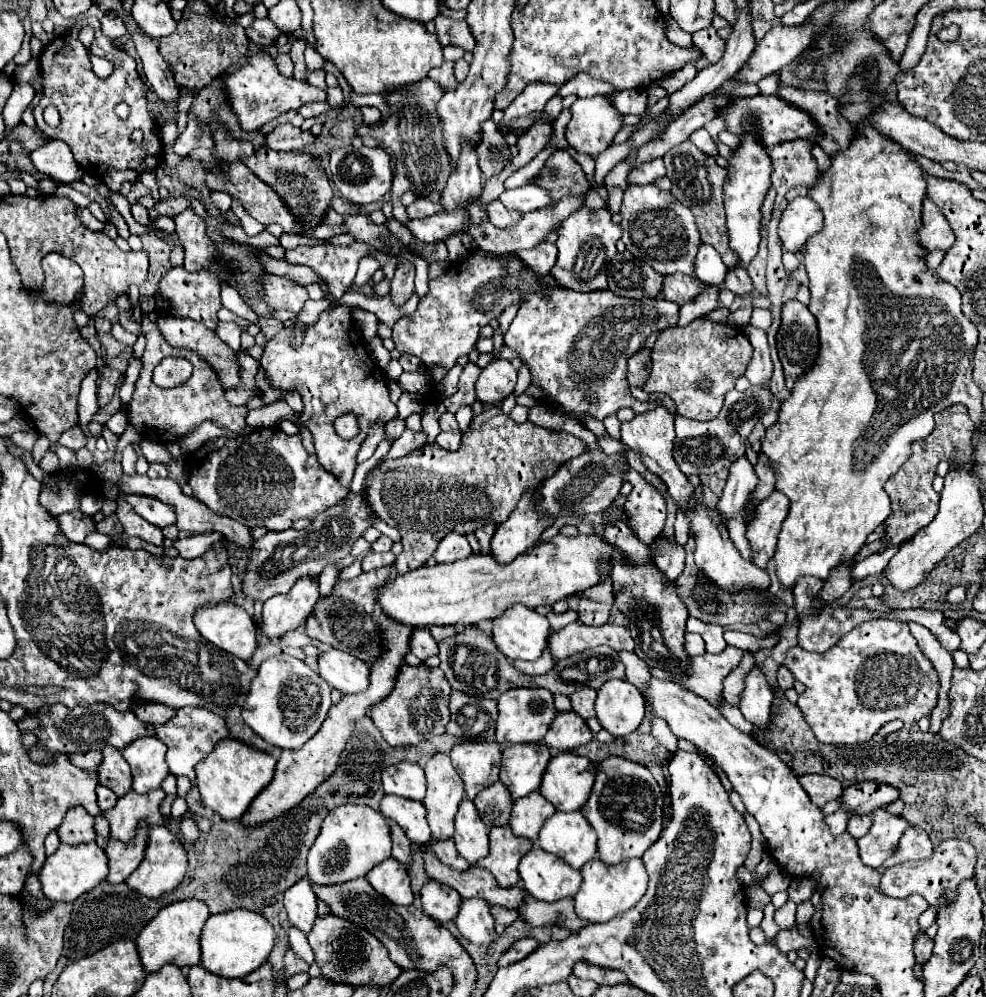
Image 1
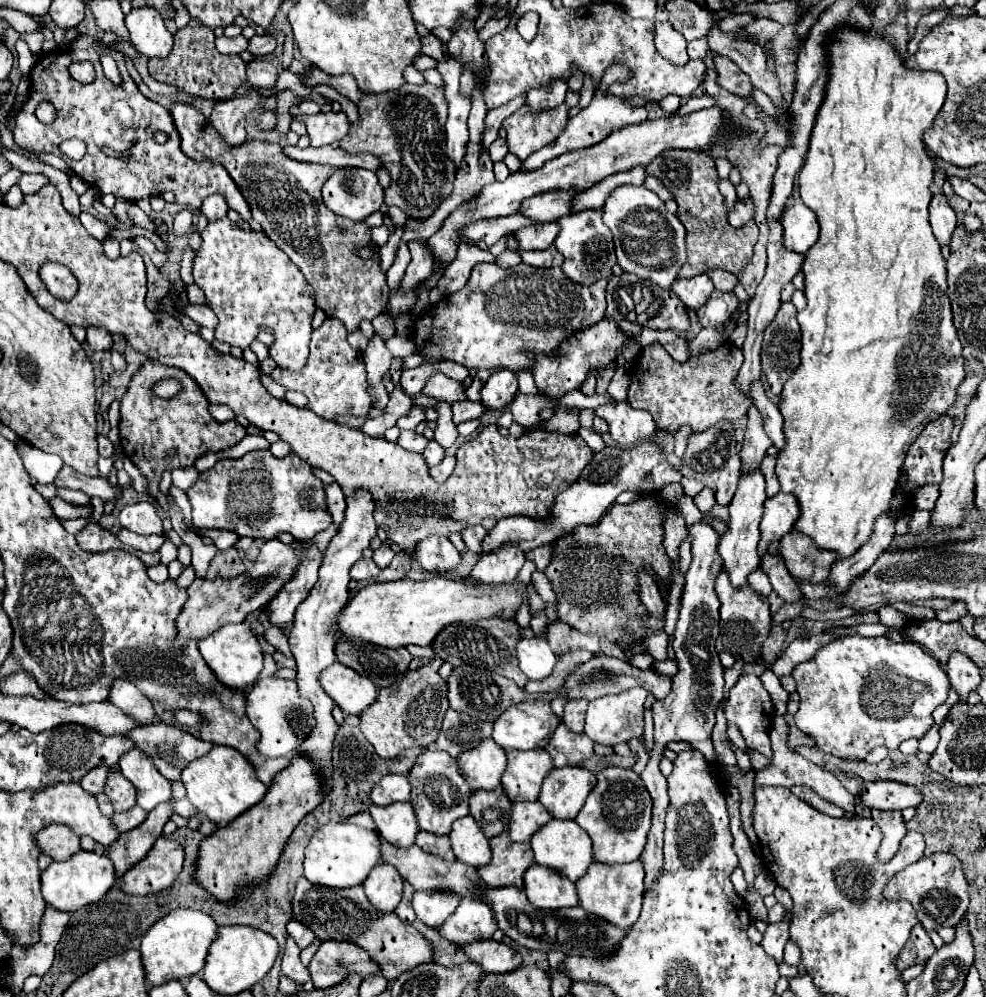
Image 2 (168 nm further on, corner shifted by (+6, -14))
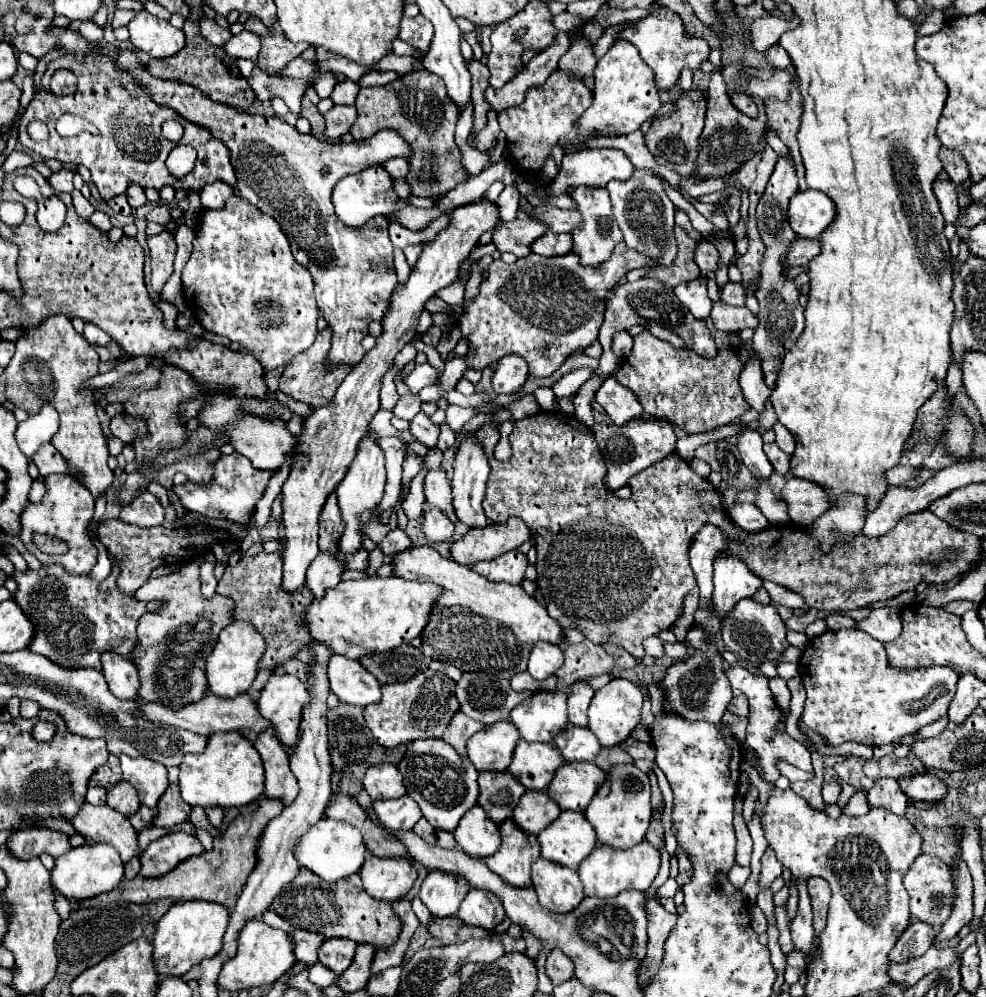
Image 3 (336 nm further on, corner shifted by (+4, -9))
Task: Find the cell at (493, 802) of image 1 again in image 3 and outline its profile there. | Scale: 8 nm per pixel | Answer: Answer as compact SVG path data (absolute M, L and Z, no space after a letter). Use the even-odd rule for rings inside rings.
M509 772L479 774L477 804L485 808L485 812L497 826L503 824L507 818L511 818L523 792L525 792L525 786L521 786L521 782L517 782L517 778L513 778Z

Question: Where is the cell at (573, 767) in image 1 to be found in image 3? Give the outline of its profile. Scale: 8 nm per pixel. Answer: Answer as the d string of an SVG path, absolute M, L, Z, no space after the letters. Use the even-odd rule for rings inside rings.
M565 762L549 784L547 794L561 810L583 812L603 782L605 772L593 762Z

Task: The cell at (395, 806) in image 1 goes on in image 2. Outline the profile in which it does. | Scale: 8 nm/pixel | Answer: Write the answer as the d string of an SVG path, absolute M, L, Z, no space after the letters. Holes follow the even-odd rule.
M391 803L387 807L371 805L369 813L377 825L379 835L395 847L411 847L419 833L415 811L411 803Z

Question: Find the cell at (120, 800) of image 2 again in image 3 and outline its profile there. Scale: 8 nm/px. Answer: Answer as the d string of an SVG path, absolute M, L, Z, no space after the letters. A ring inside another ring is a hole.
M125 780L119 782L119 784L115 784L115 786L109 786L107 788L107 804L111 808L115 808L117 812L125 814L125 816L135 814L137 808L141 806L141 802L137 798L137 792Z

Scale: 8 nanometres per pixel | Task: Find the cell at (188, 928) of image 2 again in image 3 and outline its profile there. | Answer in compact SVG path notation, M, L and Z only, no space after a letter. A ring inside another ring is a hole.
M179 900L163 914L155 926L153 962L159 976L183 976L205 958L213 958L221 950L221 940L227 930L229 912L221 904L205 900Z

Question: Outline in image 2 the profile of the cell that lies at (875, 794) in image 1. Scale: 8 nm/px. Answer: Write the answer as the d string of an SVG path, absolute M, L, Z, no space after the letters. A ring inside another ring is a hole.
M891 779L865 783L861 795L865 807L879 807L883 811L903 811L905 807L917 807L923 801L923 793L915 785Z

